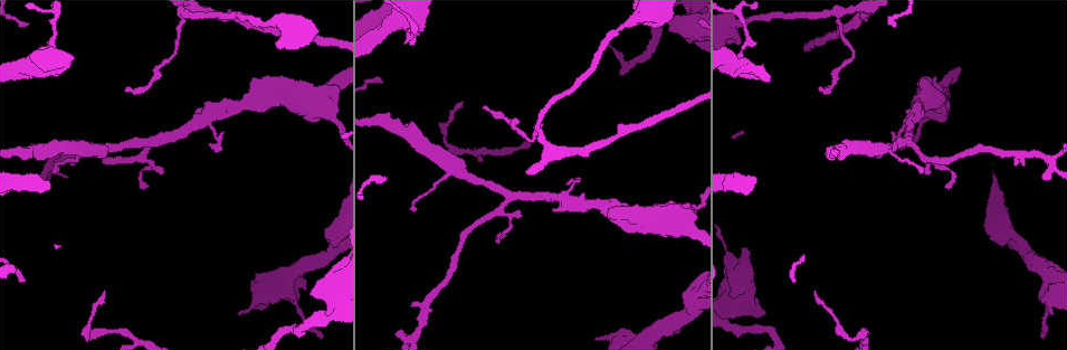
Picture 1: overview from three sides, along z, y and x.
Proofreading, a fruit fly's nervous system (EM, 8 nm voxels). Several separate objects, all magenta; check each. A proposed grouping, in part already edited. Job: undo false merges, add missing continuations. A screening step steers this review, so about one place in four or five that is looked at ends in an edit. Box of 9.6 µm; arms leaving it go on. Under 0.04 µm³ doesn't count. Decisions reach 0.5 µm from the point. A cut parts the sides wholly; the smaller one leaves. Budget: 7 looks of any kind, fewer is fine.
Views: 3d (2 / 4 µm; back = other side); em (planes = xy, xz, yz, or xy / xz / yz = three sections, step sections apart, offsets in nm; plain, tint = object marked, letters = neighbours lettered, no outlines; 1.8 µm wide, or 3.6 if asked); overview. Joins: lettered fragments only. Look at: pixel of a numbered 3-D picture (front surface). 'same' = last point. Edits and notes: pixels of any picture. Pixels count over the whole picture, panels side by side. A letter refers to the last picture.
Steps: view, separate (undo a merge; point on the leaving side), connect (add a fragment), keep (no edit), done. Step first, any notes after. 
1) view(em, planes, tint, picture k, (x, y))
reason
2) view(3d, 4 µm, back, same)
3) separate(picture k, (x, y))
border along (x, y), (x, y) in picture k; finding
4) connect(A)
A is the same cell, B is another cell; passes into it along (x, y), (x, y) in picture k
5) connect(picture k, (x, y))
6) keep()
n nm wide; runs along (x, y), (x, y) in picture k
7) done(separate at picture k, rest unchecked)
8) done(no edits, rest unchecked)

view(3d, 2 µm, picture 1, (505, 236))
thin end

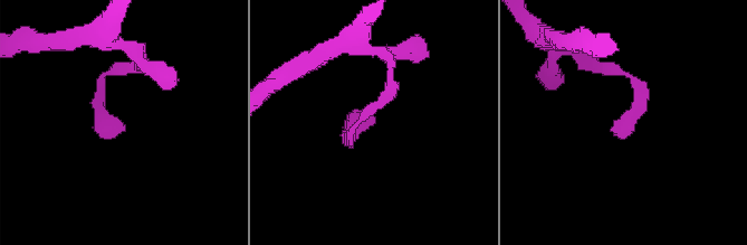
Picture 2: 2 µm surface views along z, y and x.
view(em, yz, step 8, letters, picture 2, (372, 118))
now the EM

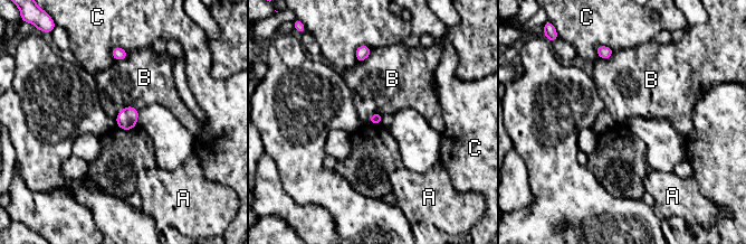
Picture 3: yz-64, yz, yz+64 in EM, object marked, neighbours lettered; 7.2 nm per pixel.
keep()
80 nm wide; A, B and C are other cells; border along (372, 49), (364, 59), (357, 63) in picture 3; no lettered fragment goes on from it

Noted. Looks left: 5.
view(3d, 4 µm, picture 1, (734, 23))
calibre changes

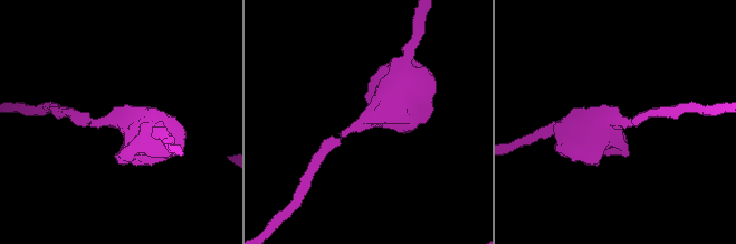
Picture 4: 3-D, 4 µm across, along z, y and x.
view(em, planes, letters, picture 4, (367, 120))
shape alone is not enough

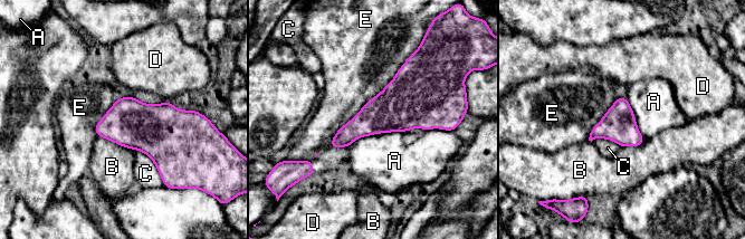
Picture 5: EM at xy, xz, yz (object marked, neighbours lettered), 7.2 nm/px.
keep()
A, B, C, D and E are other cells; border along (450, 130), (373, 133), (346, 147) in picture 5; all the same cell

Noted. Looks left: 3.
view(3d, 2 µm, picture 1, (485, 106))
tapers out

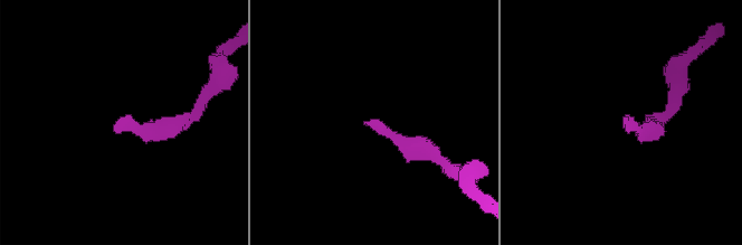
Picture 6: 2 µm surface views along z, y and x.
view(em, xz, step 8, tint, picture 6, (368, 124))

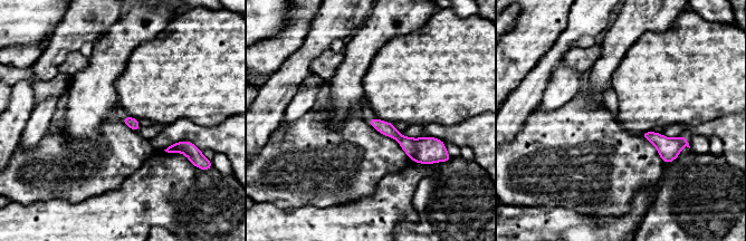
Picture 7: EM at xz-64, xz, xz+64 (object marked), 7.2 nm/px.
view(em, planes, letters, same)

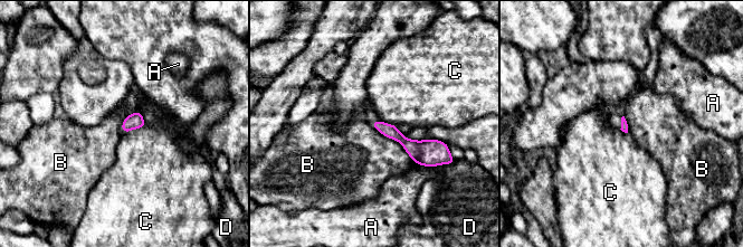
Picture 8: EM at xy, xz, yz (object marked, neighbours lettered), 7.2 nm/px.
keep()
A, B, C and D are other cells; runs along (375, 124), (415, 149), (437, 149) in picture 8; none of them fits

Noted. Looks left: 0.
done(no edits, rest unchecked)

